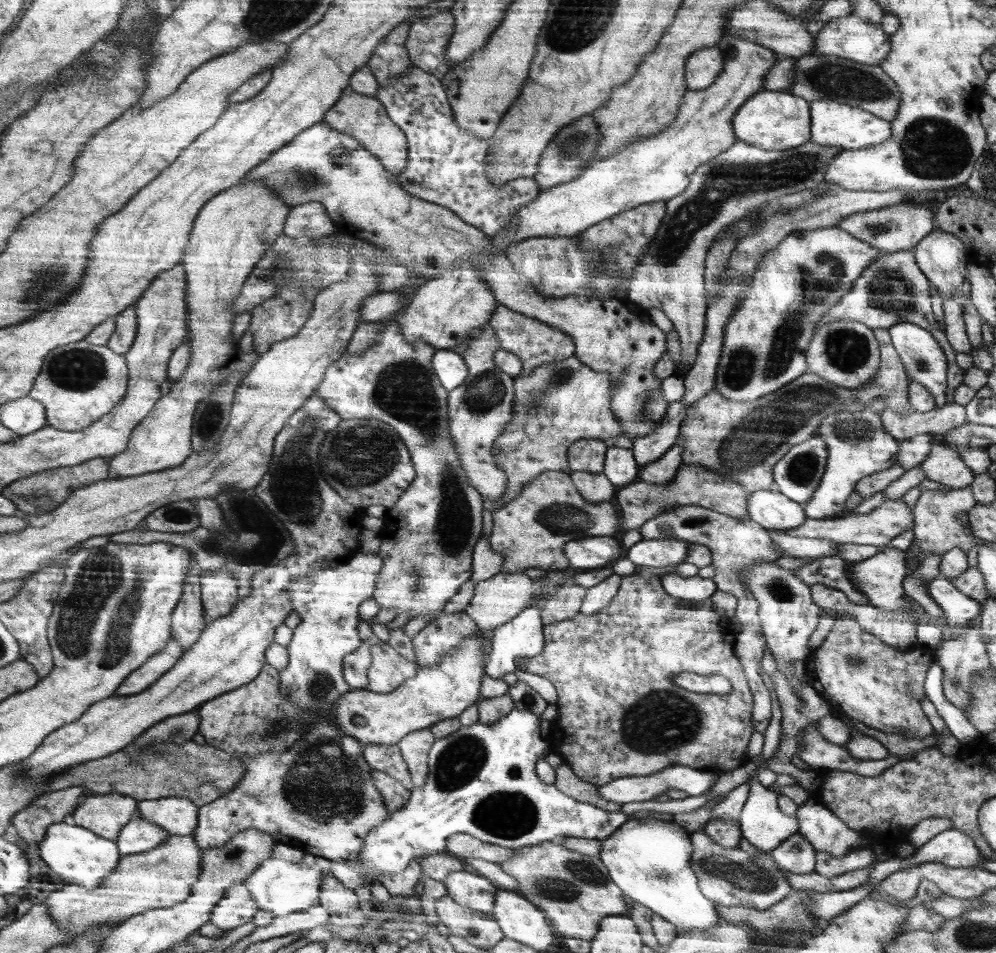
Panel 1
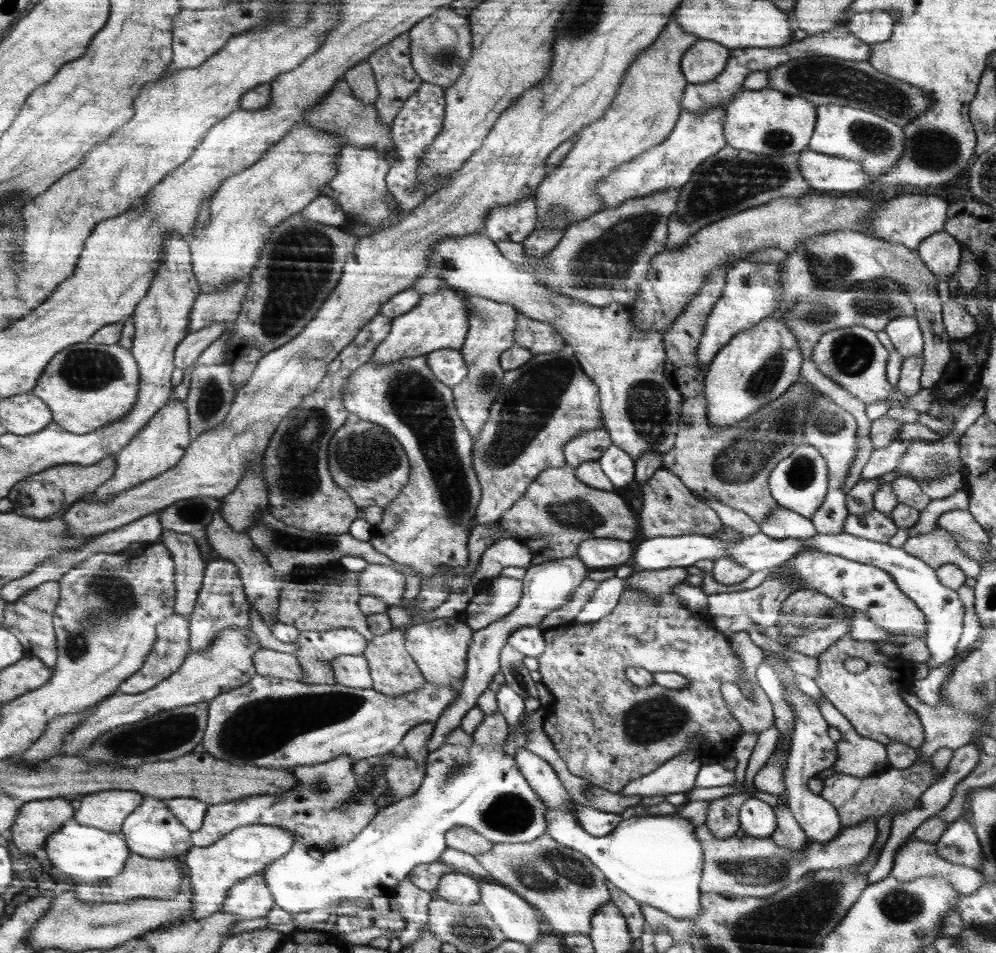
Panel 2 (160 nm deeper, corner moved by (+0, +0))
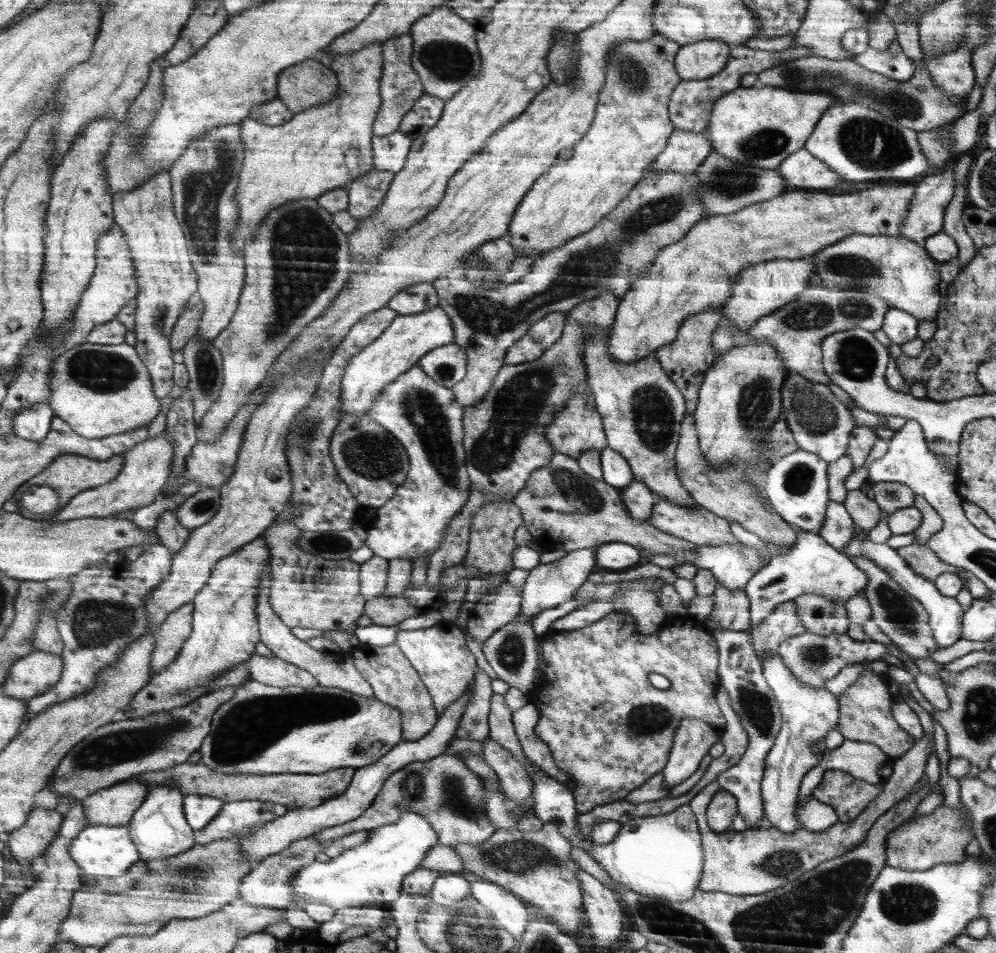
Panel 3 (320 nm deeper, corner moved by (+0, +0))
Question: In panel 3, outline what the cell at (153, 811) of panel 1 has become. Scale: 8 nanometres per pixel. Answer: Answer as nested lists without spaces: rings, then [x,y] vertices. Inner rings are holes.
[[[187,795],[183,802],[187,823],[196,831],[206,827],[223,810],[225,803],[213,796]]]

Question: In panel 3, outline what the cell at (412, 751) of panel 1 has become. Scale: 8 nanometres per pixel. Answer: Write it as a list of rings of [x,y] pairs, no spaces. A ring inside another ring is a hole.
[[[395,642],[380,647],[360,645],[354,650],[352,657],[358,673],[370,684],[373,696],[384,704],[394,705],[402,712],[404,740],[422,739],[435,727],[440,714],[436,712],[433,698],[419,678],[417,670],[402,654]]]

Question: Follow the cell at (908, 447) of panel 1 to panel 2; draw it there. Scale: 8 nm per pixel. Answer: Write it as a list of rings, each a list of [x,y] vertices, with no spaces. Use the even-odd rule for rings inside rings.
[[[895,438],[890,444],[873,449],[868,462],[861,472],[861,480],[870,480],[892,472],[897,467],[902,455],[908,450],[908,440]]]

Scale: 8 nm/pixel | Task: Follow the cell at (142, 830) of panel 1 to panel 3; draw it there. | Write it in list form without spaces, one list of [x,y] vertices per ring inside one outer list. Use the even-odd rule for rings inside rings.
[[[159,784],[150,788],[146,802],[132,816],[127,824],[130,829],[131,839],[139,851],[139,858],[147,861],[150,859],[166,859],[188,851],[195,846],[196,831],[187,823],[186,809],[183,802],[186,796],[176,787]]]

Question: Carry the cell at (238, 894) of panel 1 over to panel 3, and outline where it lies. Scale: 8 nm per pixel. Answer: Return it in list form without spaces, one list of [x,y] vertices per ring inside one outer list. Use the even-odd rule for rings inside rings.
[[[316,835],[294,840],[284,850],[261,860],[256,866],[252,867],[250,874],[243,879],[242,886],[239,888],[239,898],[248,903],[273,909],[284,909],[290,906],[292,904],[291,892],[293,886],[291,880],[293,876],[301,868],[316,861],[318,852],[323,851],[323,848],[323,844],[317,839]]]

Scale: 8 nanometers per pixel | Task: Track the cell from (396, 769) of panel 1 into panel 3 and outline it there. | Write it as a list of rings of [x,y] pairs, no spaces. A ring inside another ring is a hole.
[[[444,752],[440,756],[412,761],[393,772],[382,785],[378,796],[355,820],[329,827],[316,834],[317,839],[328,847],[336,839],[360,830],[380,829],[396,823],[405,812],[419,812],[438,833],[441,845],[484,843],[494,834],[495,826],[487,818],[487,805],[481,778],[471,772],[470,766],[457,755]]]

